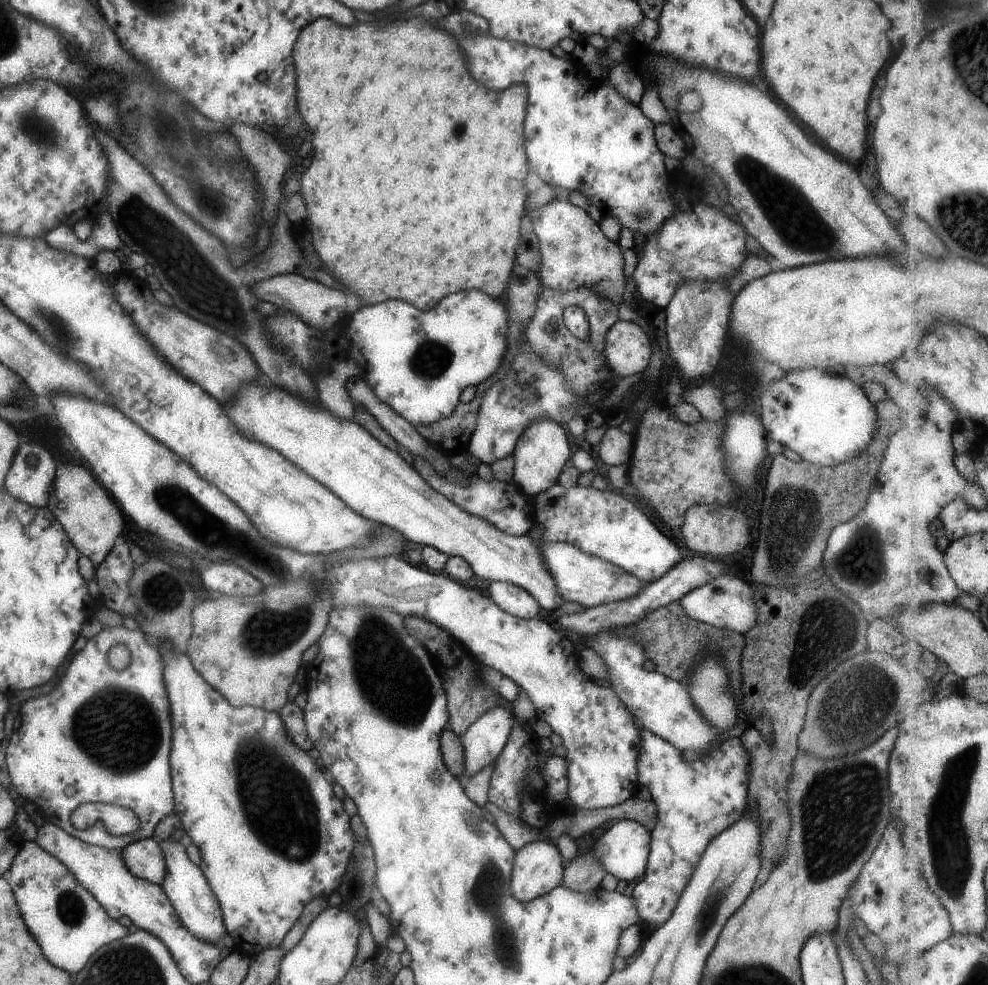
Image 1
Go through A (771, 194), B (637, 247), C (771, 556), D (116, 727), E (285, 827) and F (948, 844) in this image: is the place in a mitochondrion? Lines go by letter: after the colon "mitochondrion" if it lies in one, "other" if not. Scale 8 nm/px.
A: mitochondrion
B: other
C: other
D: mitochondrion
E: mitochondrion
F: mitochondrion

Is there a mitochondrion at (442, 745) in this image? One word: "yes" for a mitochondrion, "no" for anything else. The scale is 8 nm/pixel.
no

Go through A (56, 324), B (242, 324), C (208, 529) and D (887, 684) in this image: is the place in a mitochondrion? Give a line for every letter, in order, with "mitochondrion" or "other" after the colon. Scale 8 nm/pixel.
A: mitochondrion
B: mitochondrion
C: mitochondrion
D: mitochondrion

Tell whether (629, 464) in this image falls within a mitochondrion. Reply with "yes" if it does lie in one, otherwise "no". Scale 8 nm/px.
no

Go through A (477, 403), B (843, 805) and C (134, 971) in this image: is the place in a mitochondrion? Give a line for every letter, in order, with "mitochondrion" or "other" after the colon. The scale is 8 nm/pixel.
A: other
B: mitochondrion
C: mitochondrion

